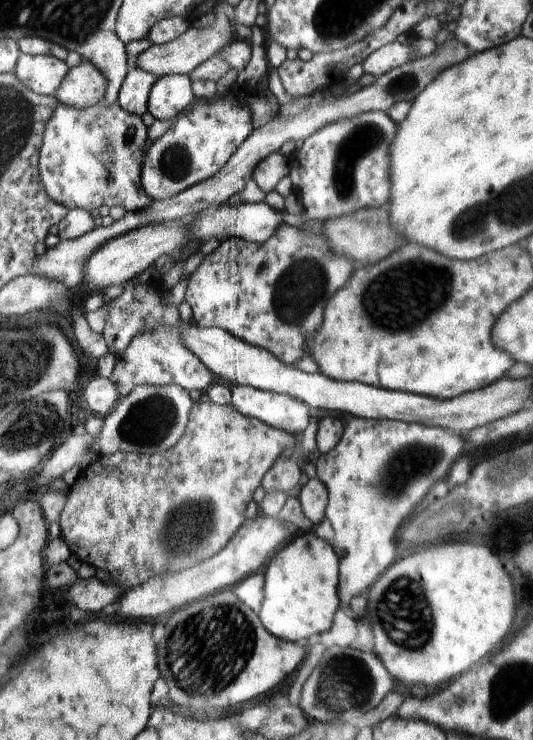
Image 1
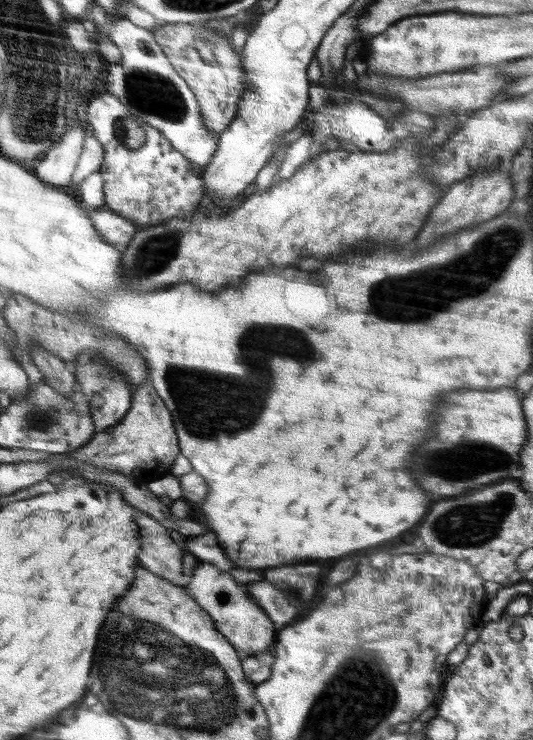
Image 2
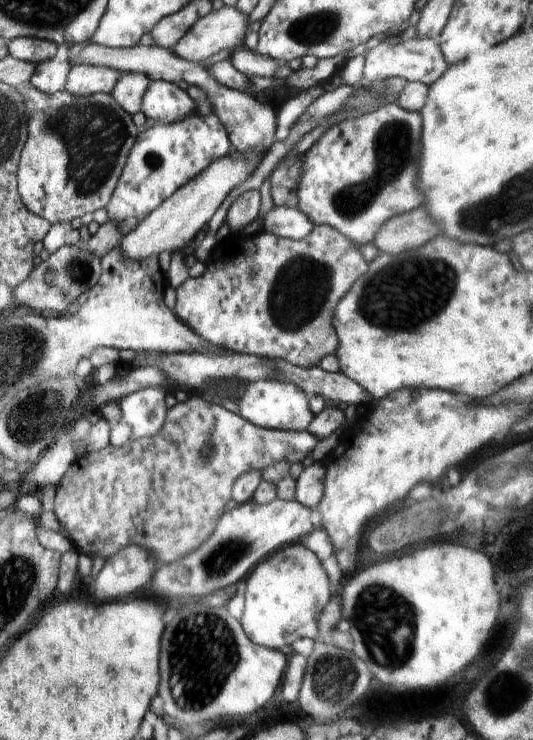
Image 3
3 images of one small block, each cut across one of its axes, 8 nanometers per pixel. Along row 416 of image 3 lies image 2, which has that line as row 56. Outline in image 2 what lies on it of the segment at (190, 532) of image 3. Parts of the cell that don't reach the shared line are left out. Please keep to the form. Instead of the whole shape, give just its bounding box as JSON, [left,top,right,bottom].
[150,23,247,134]

